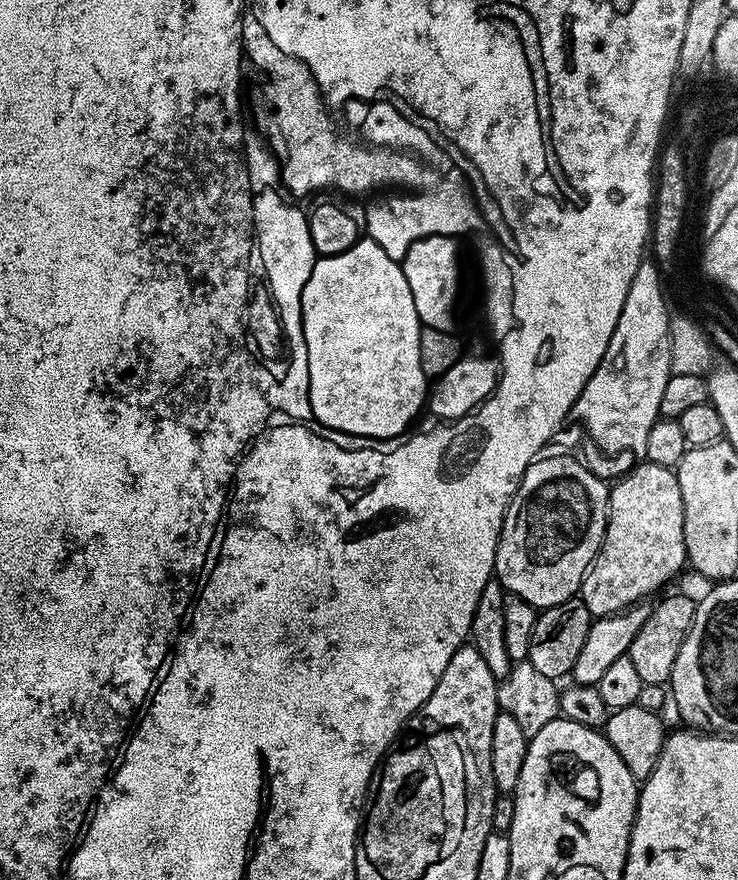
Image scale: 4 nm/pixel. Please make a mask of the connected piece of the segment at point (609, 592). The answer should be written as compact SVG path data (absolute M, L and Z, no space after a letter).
M640 462L637 468L632 468L620 481L615 485L611 485L608 493L608 525L604 531L604 541L600 547L600 552L596 556L596 561L589 568L584 581L580 584L578 596L584 600L586 609L590 612L593 618L601 616L614 616L618 612L625 611L633 606L644 602L651 592L656 592L663 586L667 580L672 580L680 572L680 567L685 567L686 557L684 555L684 535L682 534L682 526L684 525L684 511L682 510L682 490L678 490L678 478L675 471L670 468L663 468L657 464L649 464L647 462Z

